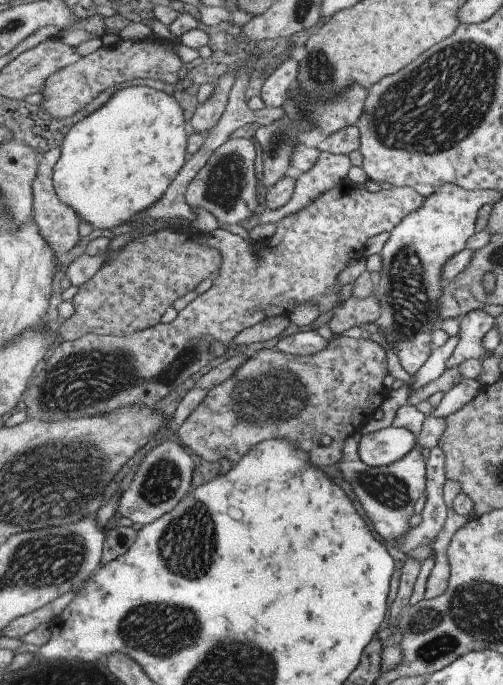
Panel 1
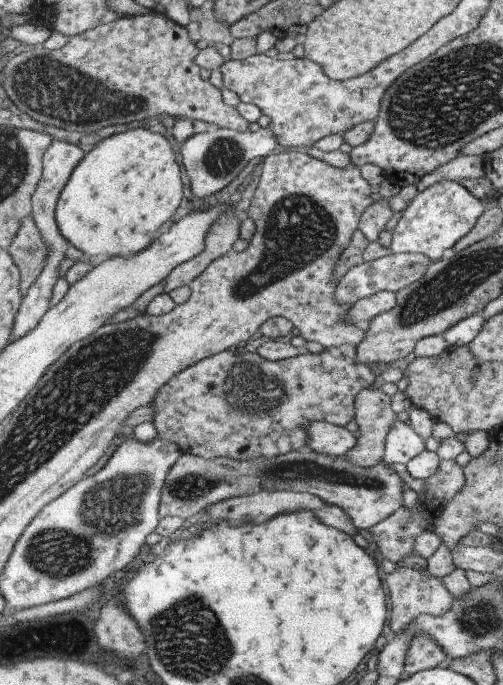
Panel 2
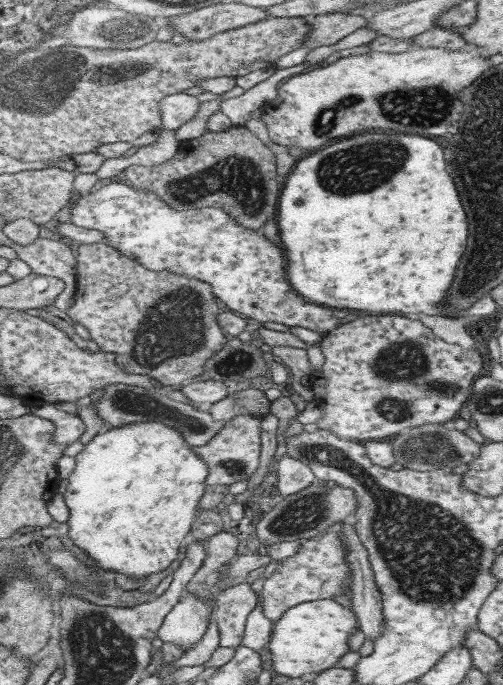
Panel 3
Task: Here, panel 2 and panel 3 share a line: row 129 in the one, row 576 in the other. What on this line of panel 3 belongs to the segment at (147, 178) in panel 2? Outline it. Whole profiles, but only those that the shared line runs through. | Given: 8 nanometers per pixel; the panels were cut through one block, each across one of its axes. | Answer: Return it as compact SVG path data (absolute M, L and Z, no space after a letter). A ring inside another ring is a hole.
M137 421L109 429L103 434L97 434L75 457L77 458L77 467L75 467L73 475L69 478L68 487L63 496L71 512L71 517L68 521L70 525L69 536L75 541L76 546L81 551L89 552L97 562L103 564L103 568L111 568L111 571L137 577L137 579L147 580L149 574L167 570L171 566L171 563L173 563L173 560L177 560L179 557L181 548L183 547L183 540L191 538L192 527L198 518L199 502L206 495L207 485L205 483L210 474L207 461L203 460L203 457L194 451L192 444L187 441L185 435L179 429L175 429L170 424L156 421Z

